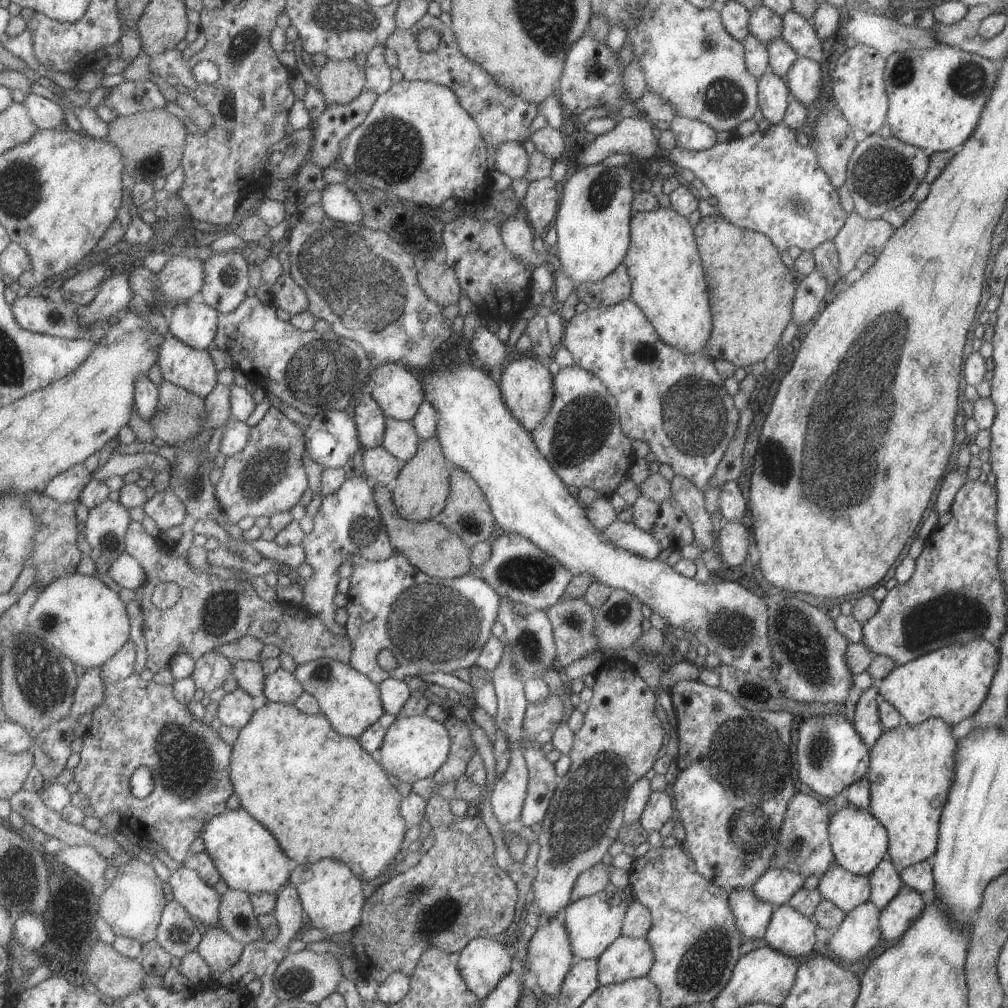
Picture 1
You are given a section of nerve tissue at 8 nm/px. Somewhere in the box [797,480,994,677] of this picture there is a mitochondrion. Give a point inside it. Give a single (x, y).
(952, 614)

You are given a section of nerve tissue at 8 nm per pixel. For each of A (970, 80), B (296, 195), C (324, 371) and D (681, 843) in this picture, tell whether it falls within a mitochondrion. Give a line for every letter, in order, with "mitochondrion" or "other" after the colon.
A: mitochondrion
B: other
C: mitochondrion
D: other

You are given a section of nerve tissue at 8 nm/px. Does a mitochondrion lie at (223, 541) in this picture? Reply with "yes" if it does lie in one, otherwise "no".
no

